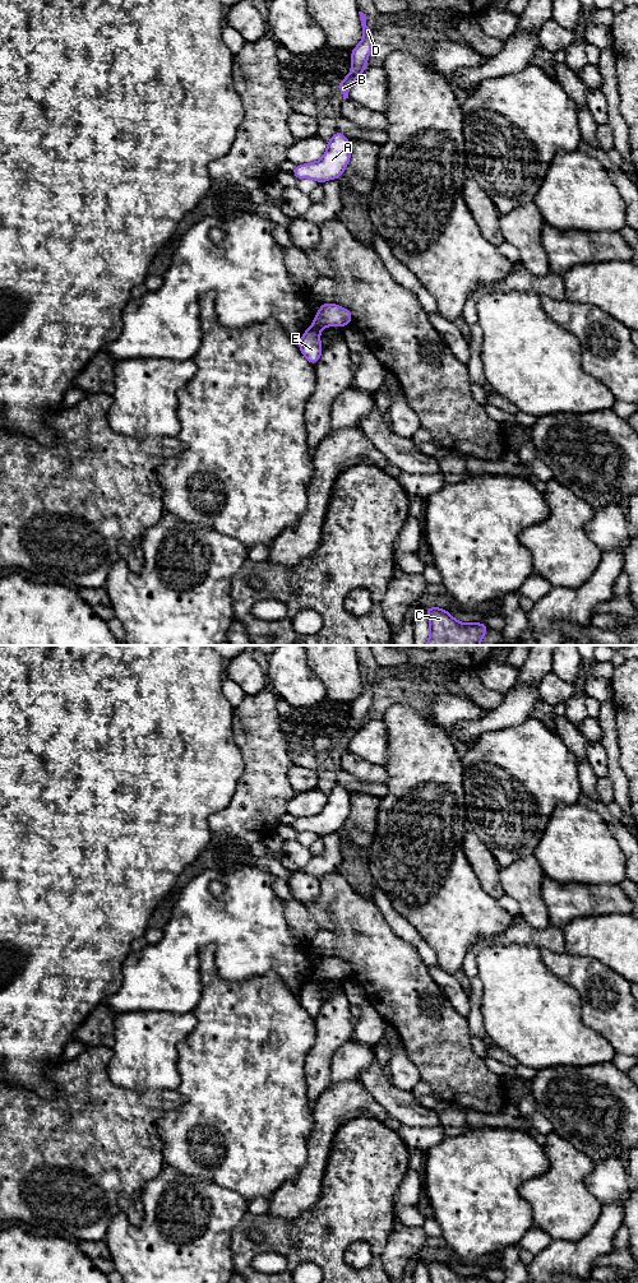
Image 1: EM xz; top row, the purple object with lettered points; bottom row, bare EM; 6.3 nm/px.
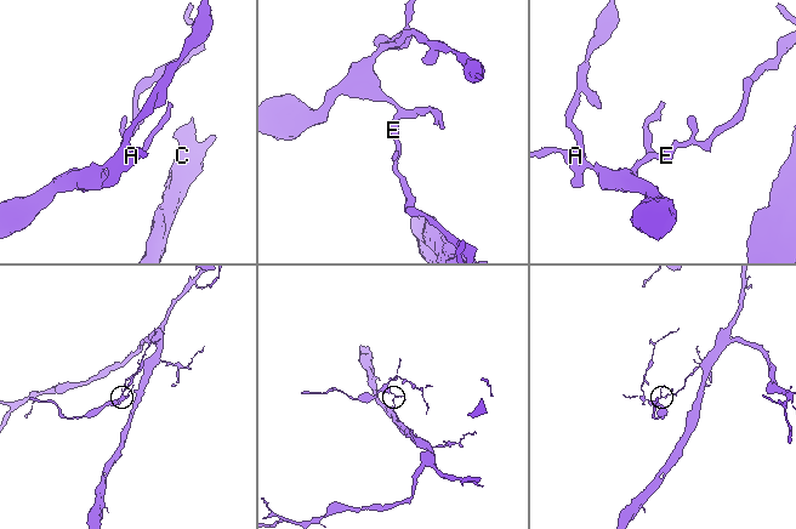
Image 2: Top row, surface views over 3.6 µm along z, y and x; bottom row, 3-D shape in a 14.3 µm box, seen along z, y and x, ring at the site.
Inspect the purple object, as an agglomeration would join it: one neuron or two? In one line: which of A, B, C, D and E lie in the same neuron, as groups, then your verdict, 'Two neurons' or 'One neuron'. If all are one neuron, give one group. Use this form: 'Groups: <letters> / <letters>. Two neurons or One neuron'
Groups: A B D / C E. Two neurons

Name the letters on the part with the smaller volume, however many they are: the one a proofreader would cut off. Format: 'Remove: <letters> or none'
Remove: A, B, D

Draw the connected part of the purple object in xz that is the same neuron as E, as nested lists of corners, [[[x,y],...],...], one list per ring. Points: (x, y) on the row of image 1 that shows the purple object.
[[[313,326],[306,329],[299,341],[299,348],[306,360],[315,366],[323,352],[319,330]]]

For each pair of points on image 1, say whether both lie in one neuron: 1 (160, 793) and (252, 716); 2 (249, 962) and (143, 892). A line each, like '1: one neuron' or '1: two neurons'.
1: two neurons
2: two neurons

